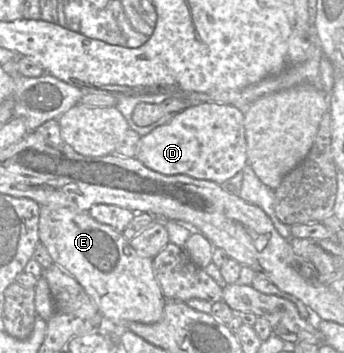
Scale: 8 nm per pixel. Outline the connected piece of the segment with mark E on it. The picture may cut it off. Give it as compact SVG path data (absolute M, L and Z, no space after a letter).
M47 205L40 207L38 232L40 243L47 248L53 263L74 277L84 288L106 320L107 326L123 329L122 326L130 322L151 324L162 318L167 300L155 278L152 259L138 255L121 232L110 225L99 223L88 212Z

